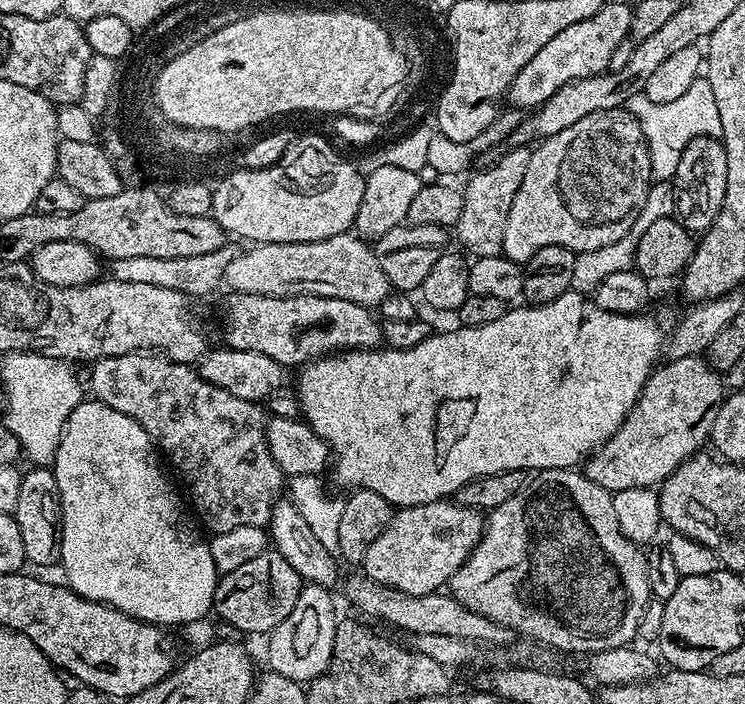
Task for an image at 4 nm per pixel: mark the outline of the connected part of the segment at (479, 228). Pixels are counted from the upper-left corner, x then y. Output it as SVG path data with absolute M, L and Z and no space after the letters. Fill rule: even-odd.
M512 146L507 150L509 152L502 153L489 168L484 168L481 172L473 171L467 177L467 179L469 178L468 185L463 185L462 188L464 193L462 214L456 223L454 236L456 235L460 239L460 244L465 249L460 248L465 253L473 252L472 256L476 258L501 255L506 218L510 214L514 194L518 190L518 186L522 186L526 166L530 166L532 154L527 147Z

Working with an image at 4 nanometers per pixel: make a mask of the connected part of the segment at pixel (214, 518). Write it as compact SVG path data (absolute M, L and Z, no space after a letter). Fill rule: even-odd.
M155 351L107 356L95 361L91 368L92 377L88 380L91 395L106 406L134 418L166 460L168 455L169 462L176 467L181 482L192 495L198 520L200 515L199 523L204 523L209 533L234 530L238 526L267 529L272 507L281 495L280 487L283 484L285 487L286 475L271 457L265 432L266 412L257 401L234 398L234 394L203 380L193 365L179 364Z

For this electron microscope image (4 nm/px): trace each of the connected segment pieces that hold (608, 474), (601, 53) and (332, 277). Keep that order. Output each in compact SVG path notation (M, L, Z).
M703 355L668 360L653 368L647 382L644 383L644 389L640 391L636 405L632 407L632 413L623 420L620 429L594 453L596 484L611 493L631 488L655 489L663 484L664 479L672 476L678 466L703 449L700 447L706 444L712 435L714 418L718 418L718 410L725 395L726 389L721 373L715 370Z
M605 2L602 10L594 14L594 18L586 18L582 22L574 22L574 26L566 26L562 34L554 34L522 70L508 87L506 100L516 110L535 110L547 102L550 94L557 92L566 82L574 82L578 78L599 76L609 71L610 58L614 58L614 49L630 36L630 18L632 8L624 4Z
M350 232L328 239L320 239L318 242L256 244L249 248L252 249L233 255L227 267L224 282L226 286L227 284L230 286L231 291L274 297L314 294L320 297L341 298L348 302L357 302L369 310L379 307L380 303L392 292L389 279L383 273L375 251L360 237Z

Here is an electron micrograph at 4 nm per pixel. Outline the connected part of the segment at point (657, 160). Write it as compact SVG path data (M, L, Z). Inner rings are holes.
M707 78L696 80L694 86L690 86L690 90L686 90L686 94L681 94L675 102L650 102L650 98L641 94L630 97L626 108L640 124L640 135L648 144L652 174L657 181L671 181L675 177L678 162L694 136L719 137L722 130L714 90L710 90Z

